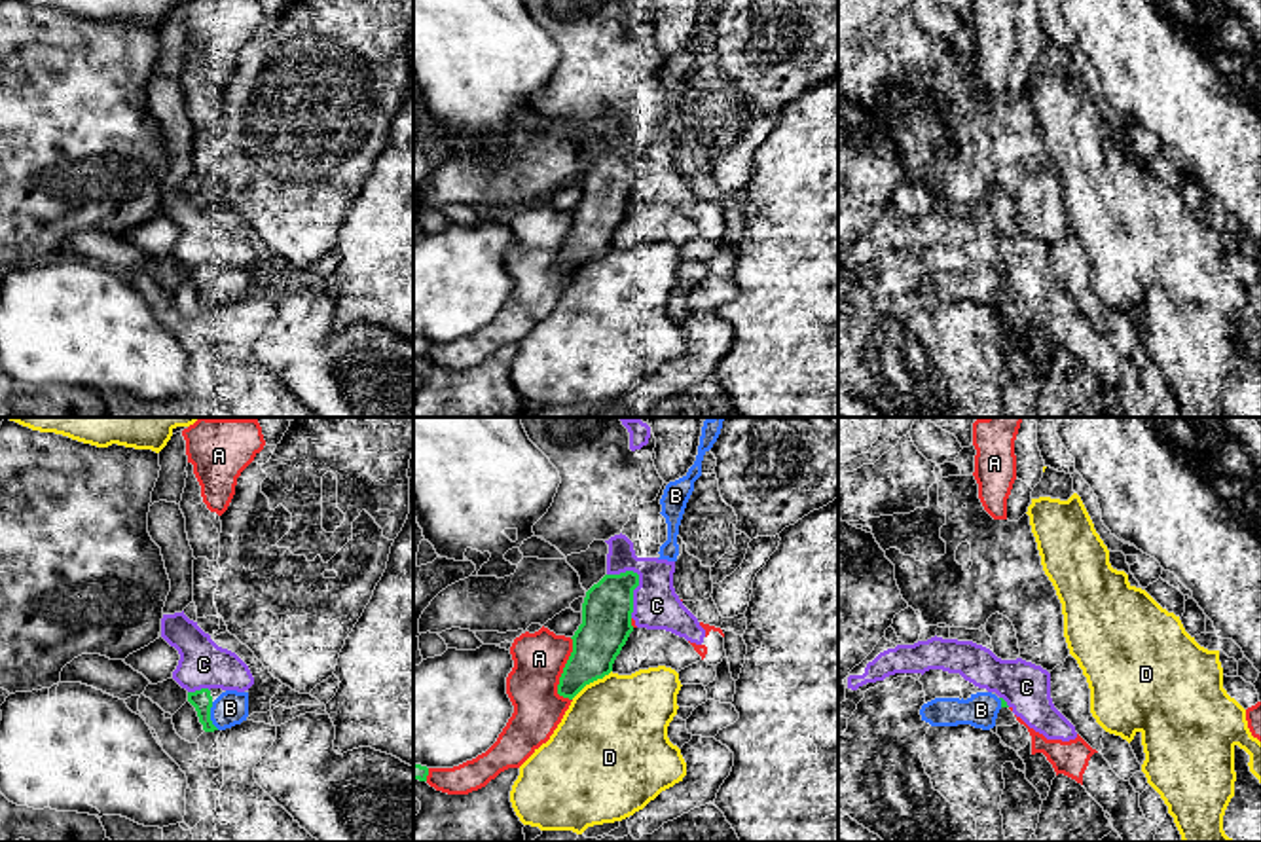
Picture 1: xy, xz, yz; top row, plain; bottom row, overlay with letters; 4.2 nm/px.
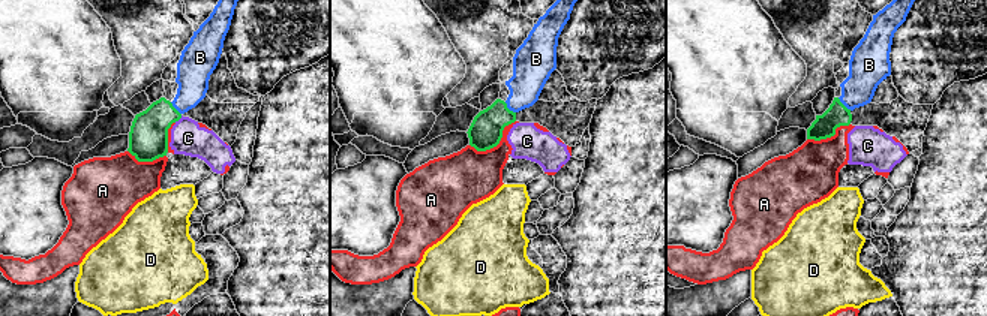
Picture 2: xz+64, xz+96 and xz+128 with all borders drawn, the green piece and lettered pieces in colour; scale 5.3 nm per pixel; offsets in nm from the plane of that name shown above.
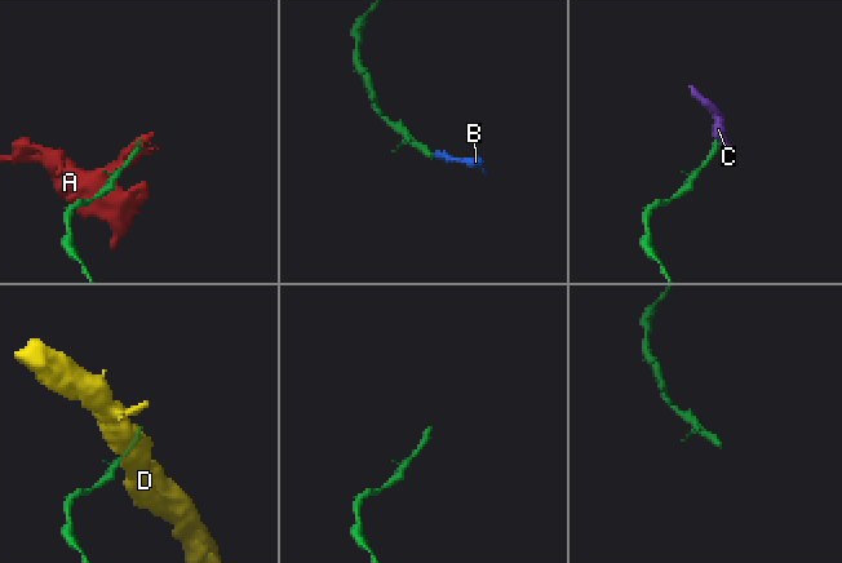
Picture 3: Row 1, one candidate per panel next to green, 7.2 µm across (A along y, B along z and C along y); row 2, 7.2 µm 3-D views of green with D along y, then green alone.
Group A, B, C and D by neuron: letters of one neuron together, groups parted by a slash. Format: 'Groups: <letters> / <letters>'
Groups: A / B / C / D

